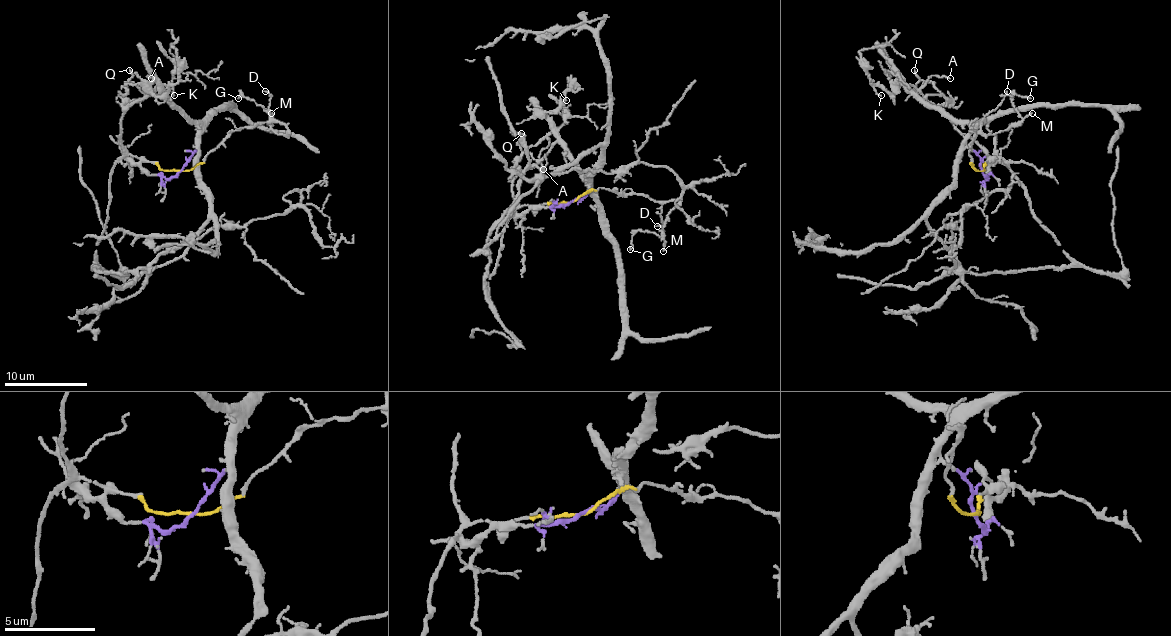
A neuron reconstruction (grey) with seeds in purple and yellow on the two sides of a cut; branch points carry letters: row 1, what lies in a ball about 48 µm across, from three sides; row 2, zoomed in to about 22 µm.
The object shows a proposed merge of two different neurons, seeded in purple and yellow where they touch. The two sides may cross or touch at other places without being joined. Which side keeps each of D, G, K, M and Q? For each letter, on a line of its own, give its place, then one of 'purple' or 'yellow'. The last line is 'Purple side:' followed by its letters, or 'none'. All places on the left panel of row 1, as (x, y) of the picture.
D: (265, 91) | yellow
G: (238, 98) | yellow
K: (174, 95) | purple
M: (271, 113) | yellow
Q: (129, 70) | purple
Purple side: K, Q

